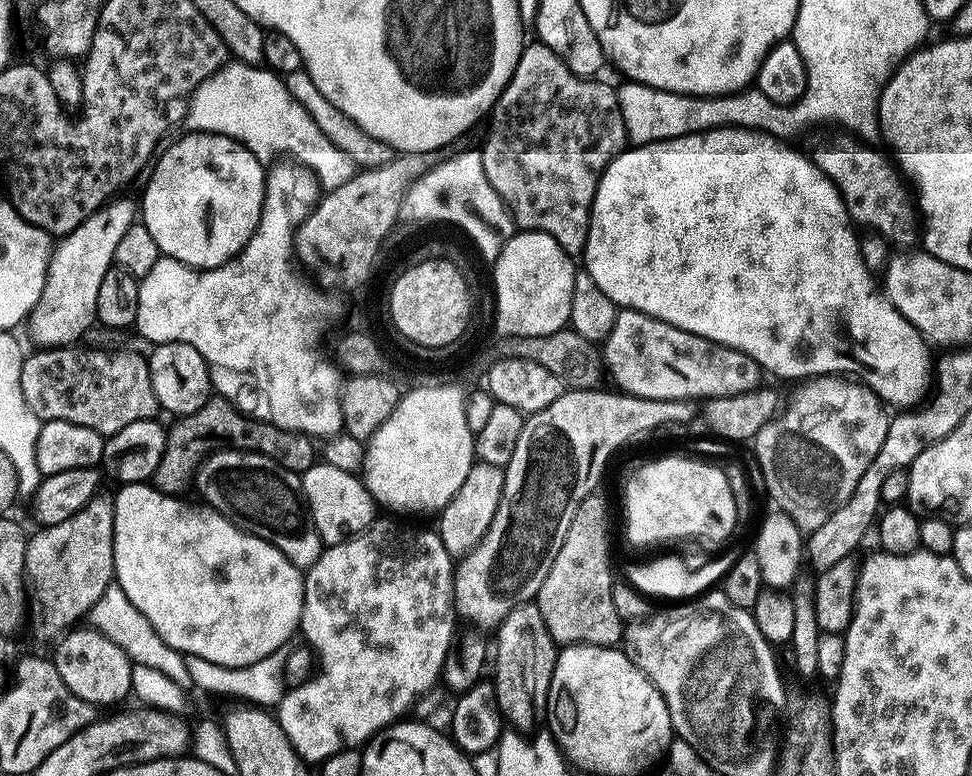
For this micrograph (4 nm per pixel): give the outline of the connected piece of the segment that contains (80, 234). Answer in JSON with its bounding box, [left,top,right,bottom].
[26,198,138,346]

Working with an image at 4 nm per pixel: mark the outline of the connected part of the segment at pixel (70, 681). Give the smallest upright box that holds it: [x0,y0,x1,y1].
[50,626,133,706]

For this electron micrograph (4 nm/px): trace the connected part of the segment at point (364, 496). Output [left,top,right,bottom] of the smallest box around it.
[302,462,378,545]

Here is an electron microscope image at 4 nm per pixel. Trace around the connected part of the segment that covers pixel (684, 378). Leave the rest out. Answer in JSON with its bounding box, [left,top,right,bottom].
[602,310,762,401]

